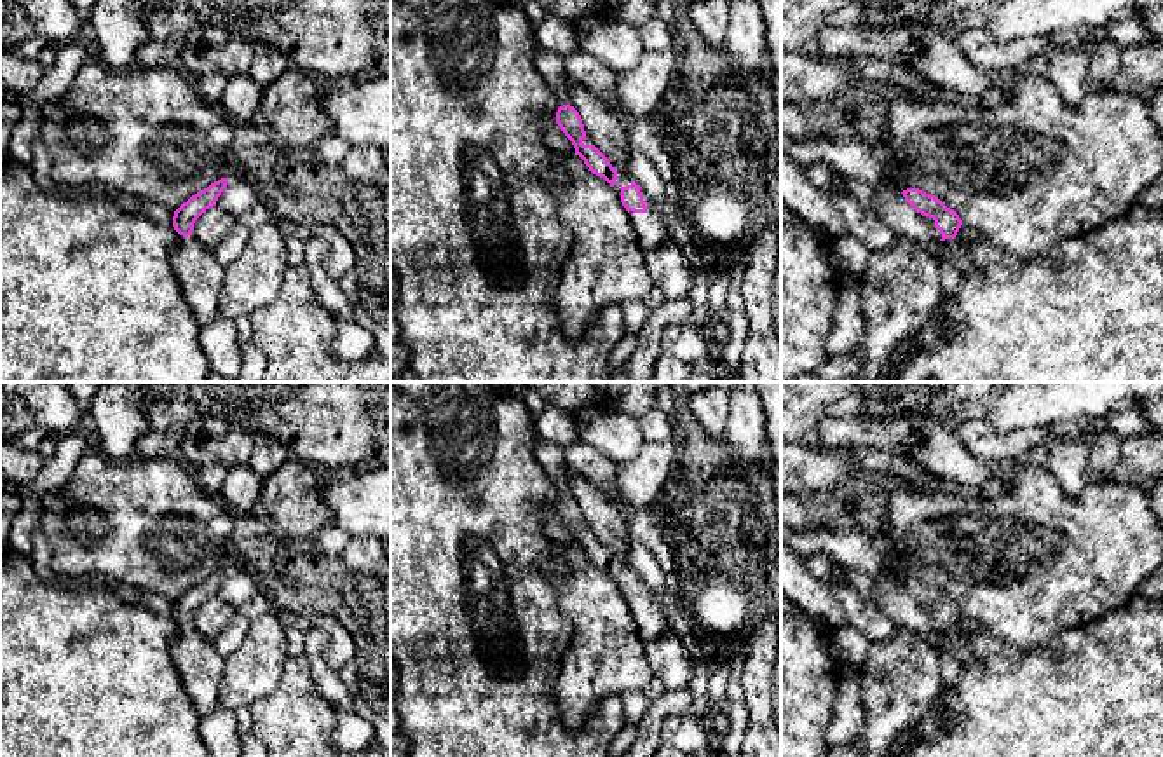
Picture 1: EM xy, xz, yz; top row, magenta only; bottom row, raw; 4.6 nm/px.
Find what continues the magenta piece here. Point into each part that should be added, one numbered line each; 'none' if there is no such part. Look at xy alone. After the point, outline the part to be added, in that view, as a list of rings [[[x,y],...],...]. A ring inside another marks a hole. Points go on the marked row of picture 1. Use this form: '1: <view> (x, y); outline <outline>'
1: xy (199, 274); outline [[[194,232],[188,237],[178,234],[169,249],[169,263],[197,324],[204,326],[218,317],[225,267],[213,251],[206,249]]]

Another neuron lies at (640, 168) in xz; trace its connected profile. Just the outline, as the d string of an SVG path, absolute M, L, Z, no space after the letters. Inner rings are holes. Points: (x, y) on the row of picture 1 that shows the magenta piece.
M629 140L628 173L645 190L649 201L661 211L666 201L666 183L656 171L654 164Z

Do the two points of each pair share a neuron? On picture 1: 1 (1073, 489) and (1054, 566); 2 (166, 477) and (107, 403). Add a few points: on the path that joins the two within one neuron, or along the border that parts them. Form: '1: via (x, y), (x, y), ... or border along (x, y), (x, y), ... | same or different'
1: border along (1045, 466), (1071, 497), (1076, 497), (1088, 482) | different
2: border along (98, 445), (114, 459), (133, 457) | different

